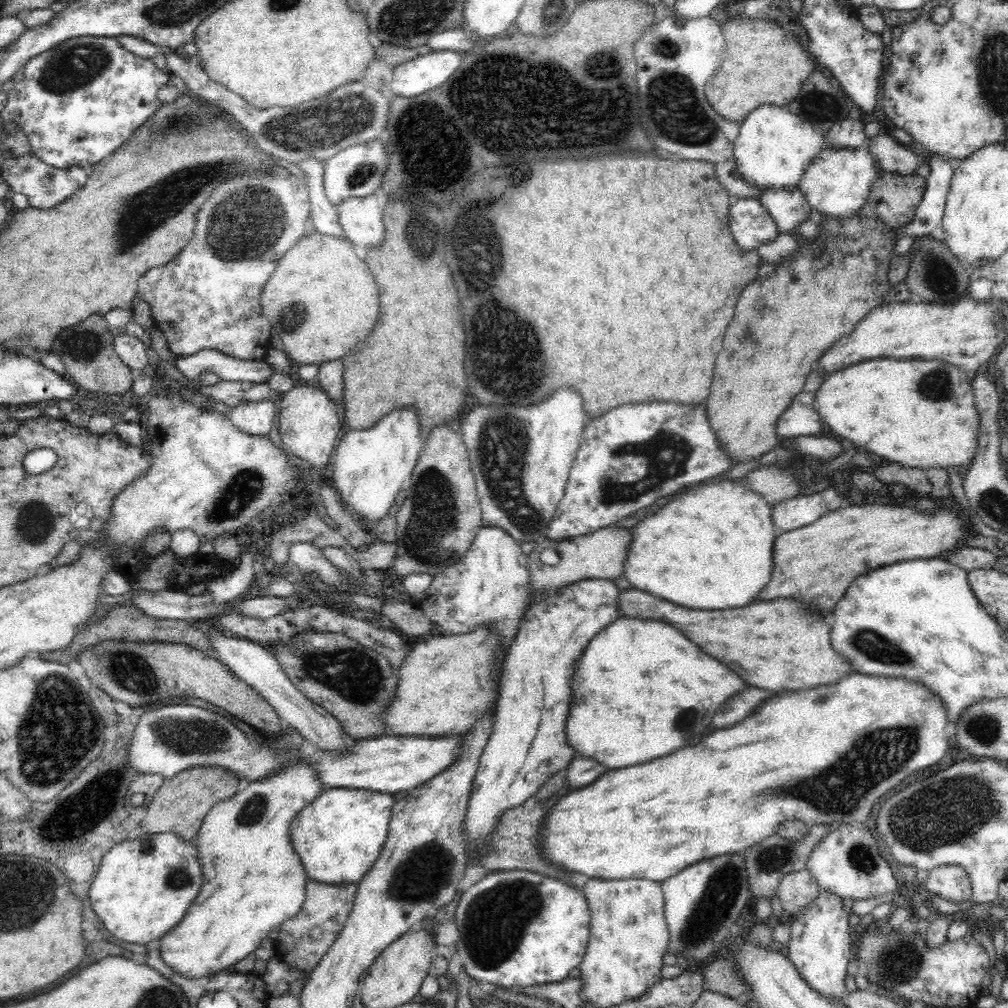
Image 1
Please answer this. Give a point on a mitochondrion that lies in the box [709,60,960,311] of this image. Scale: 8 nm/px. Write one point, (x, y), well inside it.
(935, 274)

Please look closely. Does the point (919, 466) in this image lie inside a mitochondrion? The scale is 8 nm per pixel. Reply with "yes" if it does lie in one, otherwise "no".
no

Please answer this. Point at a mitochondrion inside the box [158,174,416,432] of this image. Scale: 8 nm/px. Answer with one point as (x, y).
(252, 224)

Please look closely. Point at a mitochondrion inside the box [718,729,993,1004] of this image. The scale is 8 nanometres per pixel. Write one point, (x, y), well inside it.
(898, 961)

